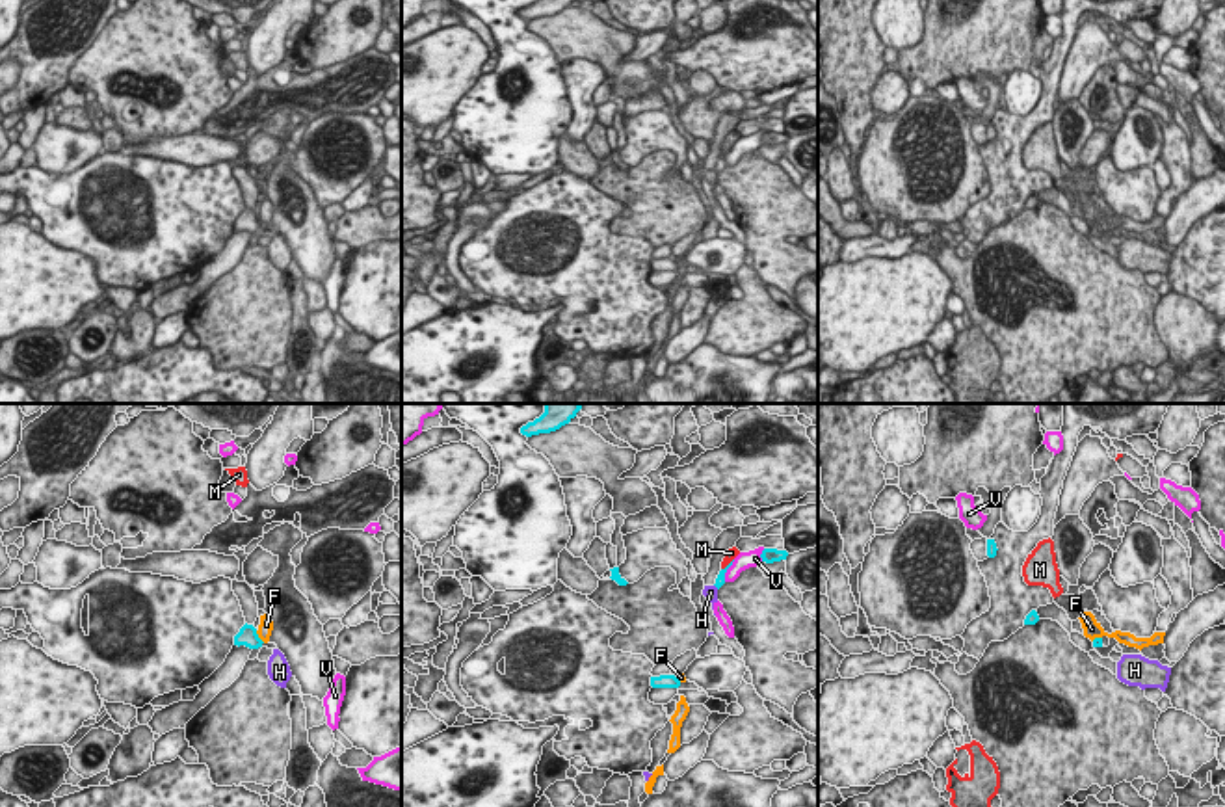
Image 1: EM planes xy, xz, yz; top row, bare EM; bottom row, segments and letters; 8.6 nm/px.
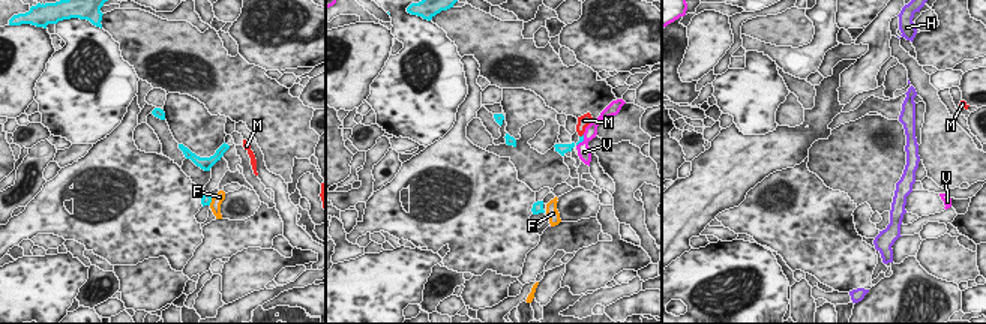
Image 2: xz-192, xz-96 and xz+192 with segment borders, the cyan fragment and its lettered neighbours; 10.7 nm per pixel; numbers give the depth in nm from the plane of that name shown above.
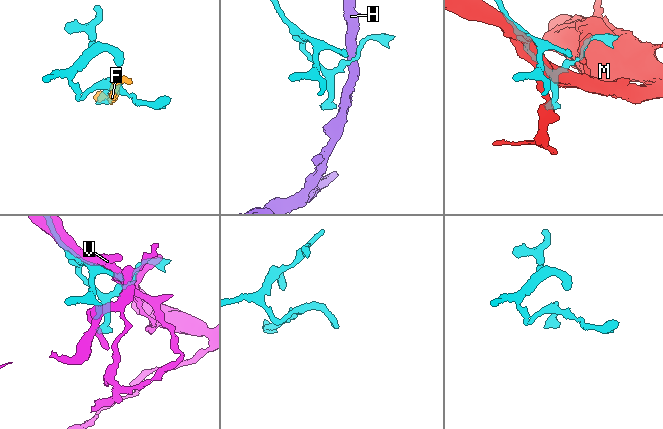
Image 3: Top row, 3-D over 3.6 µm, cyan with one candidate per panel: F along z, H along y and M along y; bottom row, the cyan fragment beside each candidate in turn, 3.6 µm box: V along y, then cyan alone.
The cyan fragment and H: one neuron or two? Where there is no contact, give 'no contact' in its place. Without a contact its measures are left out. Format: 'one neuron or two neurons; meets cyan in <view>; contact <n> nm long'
two neurons; meets cyan in xz; contact 60 nm long

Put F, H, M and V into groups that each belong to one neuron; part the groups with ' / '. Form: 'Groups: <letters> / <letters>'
Groups: F / H / M / V.

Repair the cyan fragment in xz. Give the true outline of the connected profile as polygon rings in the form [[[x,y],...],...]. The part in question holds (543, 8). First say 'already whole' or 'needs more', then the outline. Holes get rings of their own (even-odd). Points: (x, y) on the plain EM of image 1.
already whole; [[[539,0],[533,6],[528,6],[520,11],[520,17],[526,20],[550,17],[569,7],[574,0]]]

